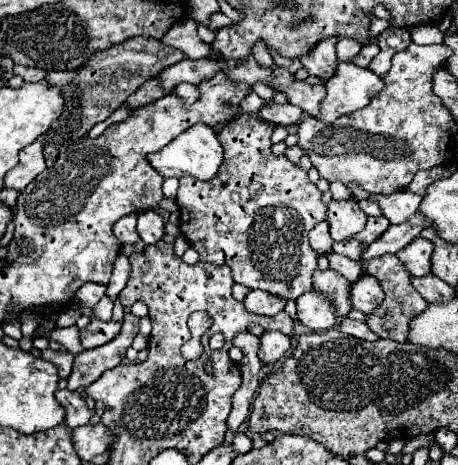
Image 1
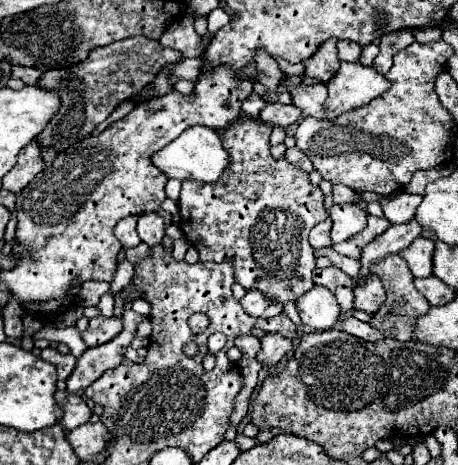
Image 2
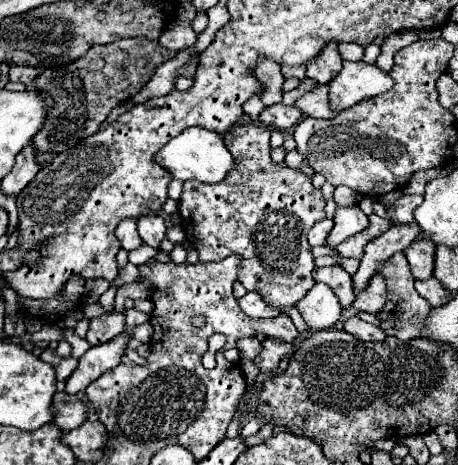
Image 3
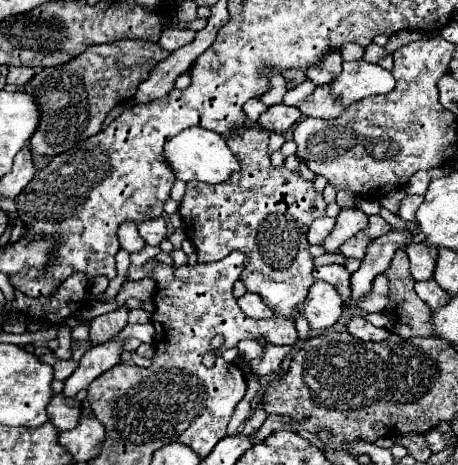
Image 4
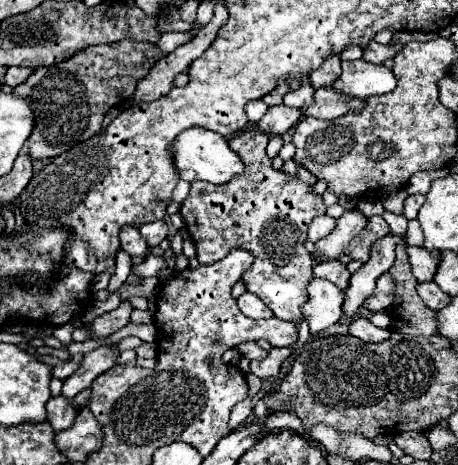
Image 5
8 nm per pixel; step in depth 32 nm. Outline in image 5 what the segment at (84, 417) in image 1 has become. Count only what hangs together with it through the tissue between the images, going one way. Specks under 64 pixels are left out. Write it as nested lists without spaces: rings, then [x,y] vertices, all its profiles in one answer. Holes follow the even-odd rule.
[[[56,396],[56,398],[50,398],[48,404],[46,404],[46,410],[48,410],[48,422],[52,424],[52,428],[56,432],[60,430],[66,430],[72,426],[78,410],[74,408],[72,400],[66,400],[62,396]]]

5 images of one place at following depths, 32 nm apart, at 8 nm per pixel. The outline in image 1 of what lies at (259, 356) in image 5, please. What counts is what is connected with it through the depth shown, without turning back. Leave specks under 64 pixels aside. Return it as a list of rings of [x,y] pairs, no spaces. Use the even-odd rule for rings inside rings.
[[[244,332],[244,334],[238,334],[234,338],[234,346],[240,348],[244,352],[244,356],[254,356],[258,352],[258,348],[260,348],[260,342],[258,342],[258,338],[254,334]]]

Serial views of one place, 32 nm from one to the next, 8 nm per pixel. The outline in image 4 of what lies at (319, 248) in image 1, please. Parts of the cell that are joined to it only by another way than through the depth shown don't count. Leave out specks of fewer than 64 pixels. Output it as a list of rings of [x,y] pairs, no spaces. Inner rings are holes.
[[[322,216],[322,218],[316,218],[310,228],[308,228],[308,242],[310,244],[320,244],[334,228],[334,220],[328,218],[328,216]]]

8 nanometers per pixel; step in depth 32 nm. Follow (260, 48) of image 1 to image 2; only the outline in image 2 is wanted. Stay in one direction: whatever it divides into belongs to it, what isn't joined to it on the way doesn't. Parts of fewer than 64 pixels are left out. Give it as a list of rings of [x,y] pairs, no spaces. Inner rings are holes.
[[[258,50],[255,56],[255,62],[260,74],[257,81],[268,88],[268,94],[262,96],[266,104],[272,104],[278,100],[278,86],[282,80],[282,72],[274,58],[266,54],[263,50]]]

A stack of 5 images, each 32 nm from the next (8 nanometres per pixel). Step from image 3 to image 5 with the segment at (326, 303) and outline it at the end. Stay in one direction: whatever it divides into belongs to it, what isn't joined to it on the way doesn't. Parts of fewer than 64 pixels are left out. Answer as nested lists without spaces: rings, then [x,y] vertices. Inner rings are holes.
[[[312,278],[312,282],[308,284],[308,298],[310,300],[302,306],[304,318],[310,324],[312,336],[316,336],[340,320],[344,296],[340,288],[336,288],[336,284]]]

